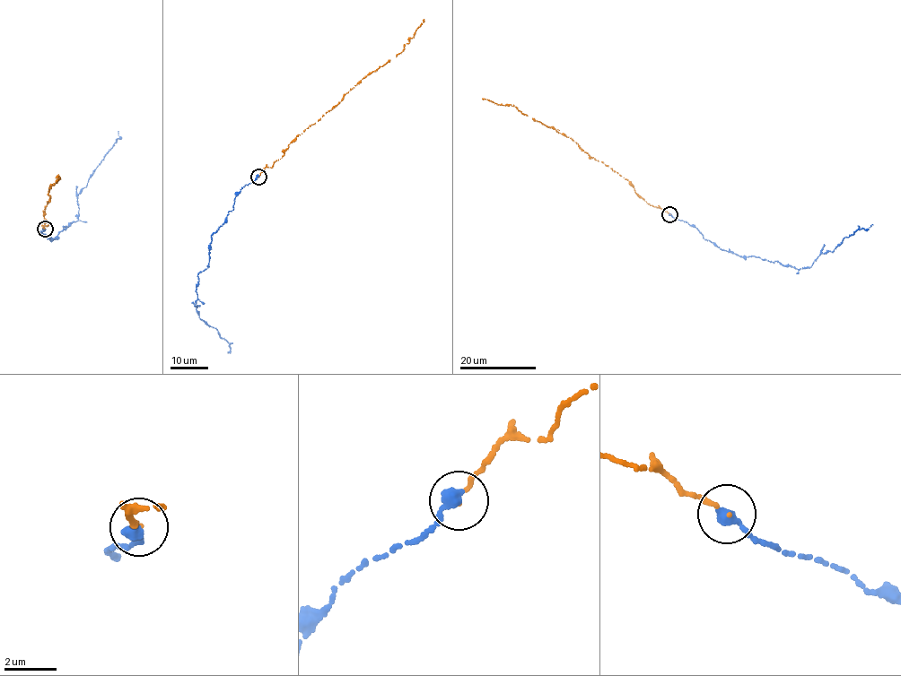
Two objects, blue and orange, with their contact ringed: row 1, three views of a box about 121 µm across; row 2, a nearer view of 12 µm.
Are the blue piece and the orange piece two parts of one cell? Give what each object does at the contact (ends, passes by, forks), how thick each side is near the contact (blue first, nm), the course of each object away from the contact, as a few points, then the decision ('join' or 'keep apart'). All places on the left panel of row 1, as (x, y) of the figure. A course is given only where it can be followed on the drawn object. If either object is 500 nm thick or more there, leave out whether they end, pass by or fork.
blue ends | orange ends | 440/130 nm | blue via (44, 229), (40, 231), (51, 241), (66, 228), (63, 227), (78, 220), (78, 194), (120, 138), (118, 131) | orange via (45, 228), (48, 223), (43, 212), (50, 199), (48, 189), (59, 179), (58, 176), (56, 181) | join

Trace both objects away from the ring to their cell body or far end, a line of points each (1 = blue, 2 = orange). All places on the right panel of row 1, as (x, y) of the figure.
1: (669, 214), (723, 250), (800, 269), (832, 252), (858, 229), (872, 224)
2: (670, 214), (647, 203), (629, 181), (590, 156), (568, 137), (511, 105), (482, 99)

